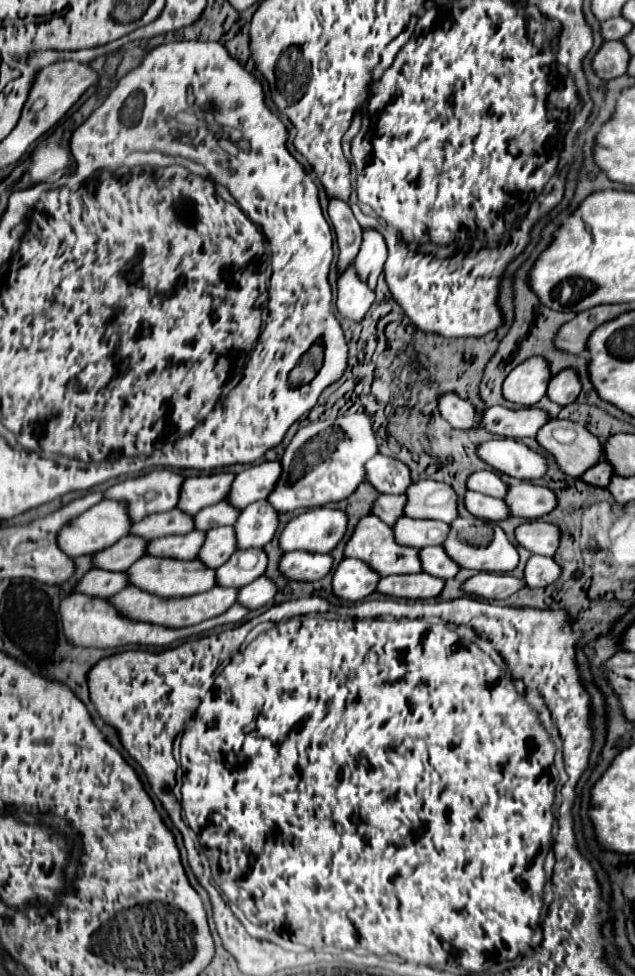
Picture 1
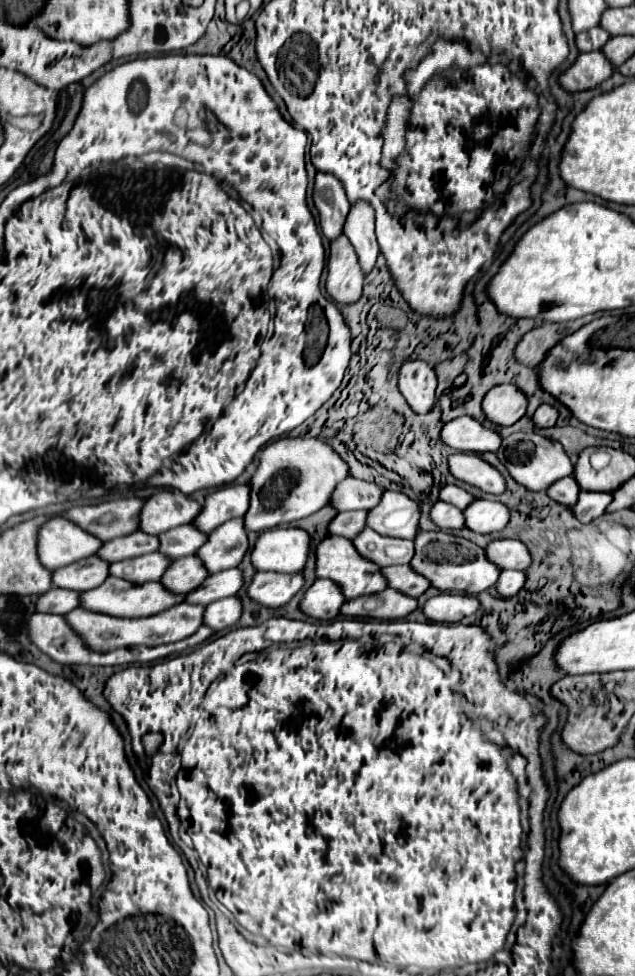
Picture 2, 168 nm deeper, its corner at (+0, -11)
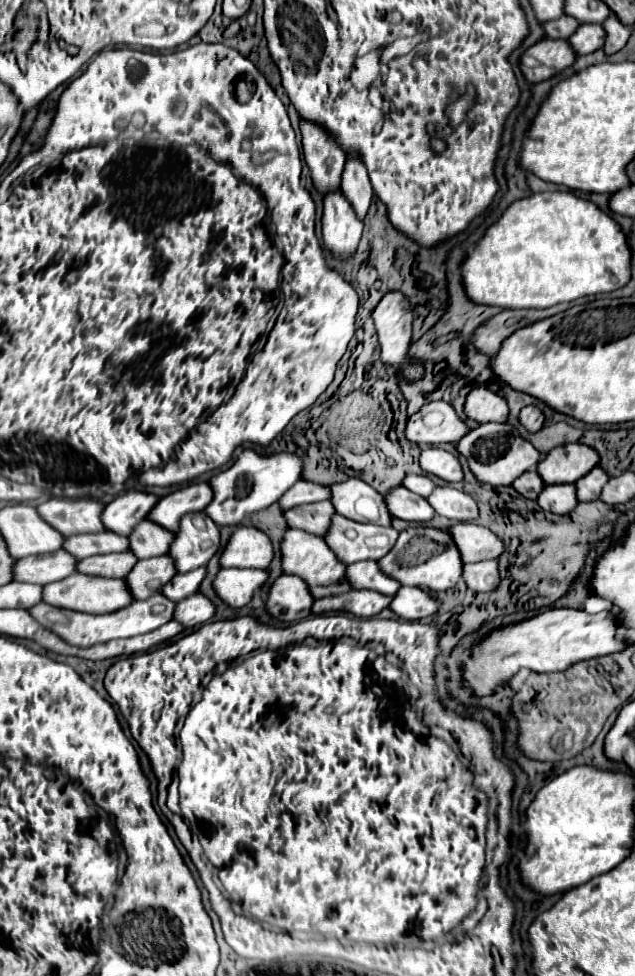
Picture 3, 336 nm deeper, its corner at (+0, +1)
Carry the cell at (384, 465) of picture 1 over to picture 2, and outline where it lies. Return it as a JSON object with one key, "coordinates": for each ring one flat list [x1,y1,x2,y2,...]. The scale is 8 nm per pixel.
{"coordinates":[[347,477,335,489,335,499,331,499,331,505,339,511,351,511,351,509,369,511,379,505,379,499,383,497,383,493,385,493,383,485]]}

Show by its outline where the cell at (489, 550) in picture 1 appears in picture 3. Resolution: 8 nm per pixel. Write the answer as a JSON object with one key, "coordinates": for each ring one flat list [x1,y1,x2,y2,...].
{"coordinates":[[411,525,405,531,399,533,395,545,389,553,385,553,381,559,377,559,379,569,395,579,401,587,419,587,423,591,445,591,457,585,459,573,463,571,463,563,459,559,459,551,455,551,455,545,451,543,451,537,435,527,427,525]]}

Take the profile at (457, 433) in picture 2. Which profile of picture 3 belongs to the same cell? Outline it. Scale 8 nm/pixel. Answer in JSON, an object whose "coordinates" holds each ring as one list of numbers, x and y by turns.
{"coordinates":[[431,401,431,403,423,405,417,413,413,413,407,419,407,425,405,425,405,439,415,443,415,445,455,443,455,439,459,439,459,435,465,435,465,433,467,433,467,425,455,415,455,409,443,401]]}

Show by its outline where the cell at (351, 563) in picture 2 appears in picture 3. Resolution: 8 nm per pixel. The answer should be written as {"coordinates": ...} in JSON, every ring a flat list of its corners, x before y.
{"coordinates":[[285,531,281,543,279,543,279,551,281,551,281,569,285,575,297,575,301,577,313,599,321,599,321,597,329,597,329,595,341,595,351,591,347,587,347,583,343,583,343,563,335,561,335,555,331,553,331,549,327,547,327,543,323,543,323,537,319,535,305,535,305,531]]}

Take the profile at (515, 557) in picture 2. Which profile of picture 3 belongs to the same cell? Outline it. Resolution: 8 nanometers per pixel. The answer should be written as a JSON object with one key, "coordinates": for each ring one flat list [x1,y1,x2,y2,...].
{"coordinates":[[455,523,451,527,445,527,445,531,451,535,463,563,477,563,485,559,497,559,503,551,505,545,499,541,497,535,493,535,487,527,477,525,477,523]]}

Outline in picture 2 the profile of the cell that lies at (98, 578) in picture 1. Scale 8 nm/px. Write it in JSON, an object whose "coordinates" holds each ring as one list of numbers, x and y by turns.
{"coordinates":[[57,589,43,593,37,601,37,611,41,613,67,613,81,607,81,591,71,589]]}

